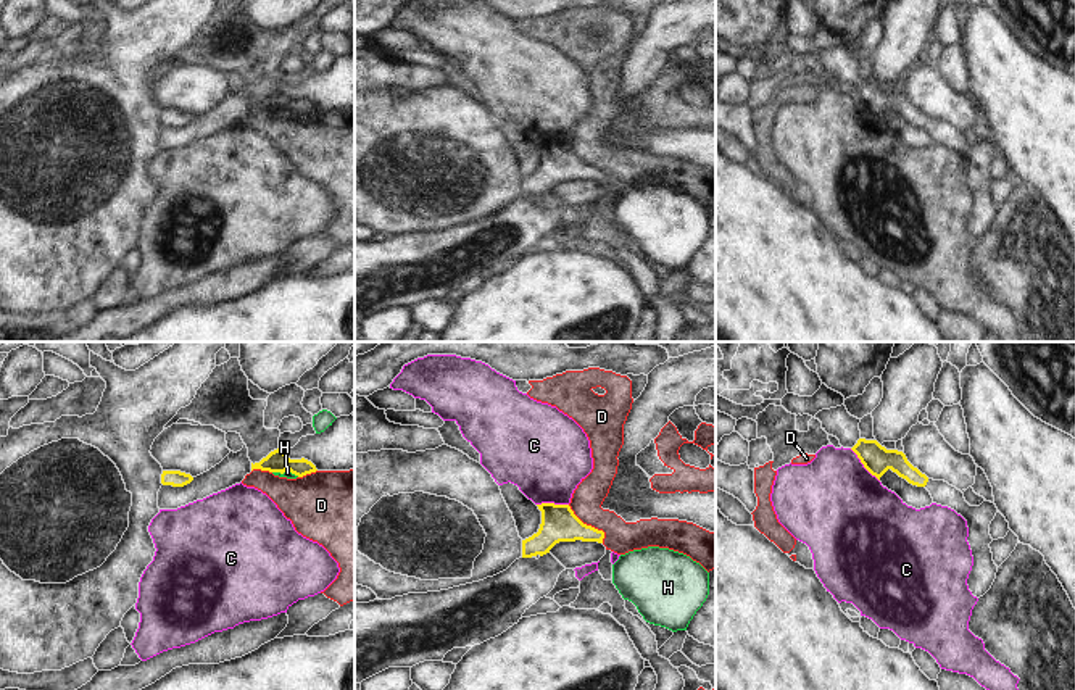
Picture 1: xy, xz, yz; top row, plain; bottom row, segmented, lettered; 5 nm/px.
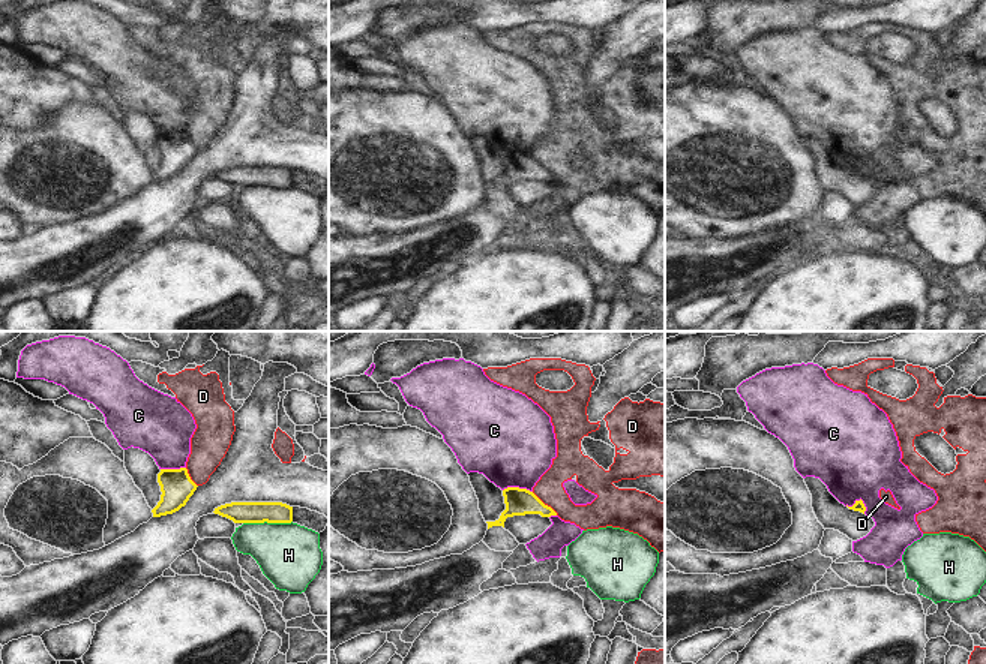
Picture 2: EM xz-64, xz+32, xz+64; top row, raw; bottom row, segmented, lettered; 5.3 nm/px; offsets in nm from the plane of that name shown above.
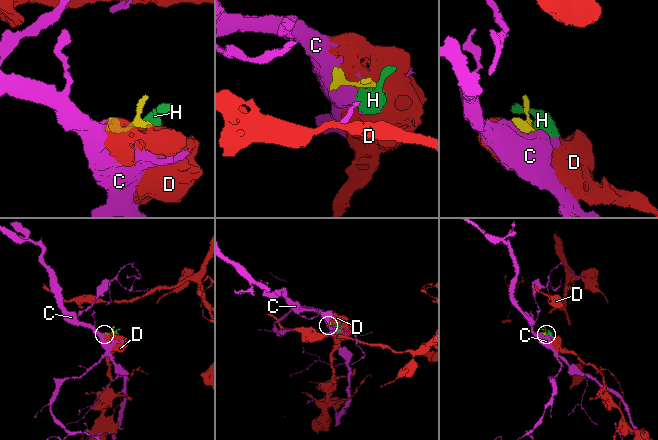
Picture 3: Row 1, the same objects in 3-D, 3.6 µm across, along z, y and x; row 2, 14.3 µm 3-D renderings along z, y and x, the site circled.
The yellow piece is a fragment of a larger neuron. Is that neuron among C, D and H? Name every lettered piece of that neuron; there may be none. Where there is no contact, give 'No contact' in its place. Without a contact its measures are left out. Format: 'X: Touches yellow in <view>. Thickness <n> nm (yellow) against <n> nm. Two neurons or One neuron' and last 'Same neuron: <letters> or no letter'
C: Touches yellow in yz. Thickness 150 nm (yellow) against 480 nm. Two neurons
D: Touches yellow in xz. Thickness 180 nm (yellow) against 160 nm. Two neurons
H: Touches yellow in xy. Thickness 110 nm (yellow) against 40 nm. Two neurons
Same neuron: no letter.

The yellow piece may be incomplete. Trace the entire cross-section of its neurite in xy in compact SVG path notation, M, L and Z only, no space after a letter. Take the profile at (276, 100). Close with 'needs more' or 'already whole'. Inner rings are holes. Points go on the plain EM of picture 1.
M277 87L274 90L271 90L266 97L263 97L259 102L251 102L251 110L253 108L261 108L261 110L269 110L269 111L280 111L284 113L287 108L298 114L303 116L306 113L316 111L316 105L301 97L301 98L290 98L284 87Z; already whole

